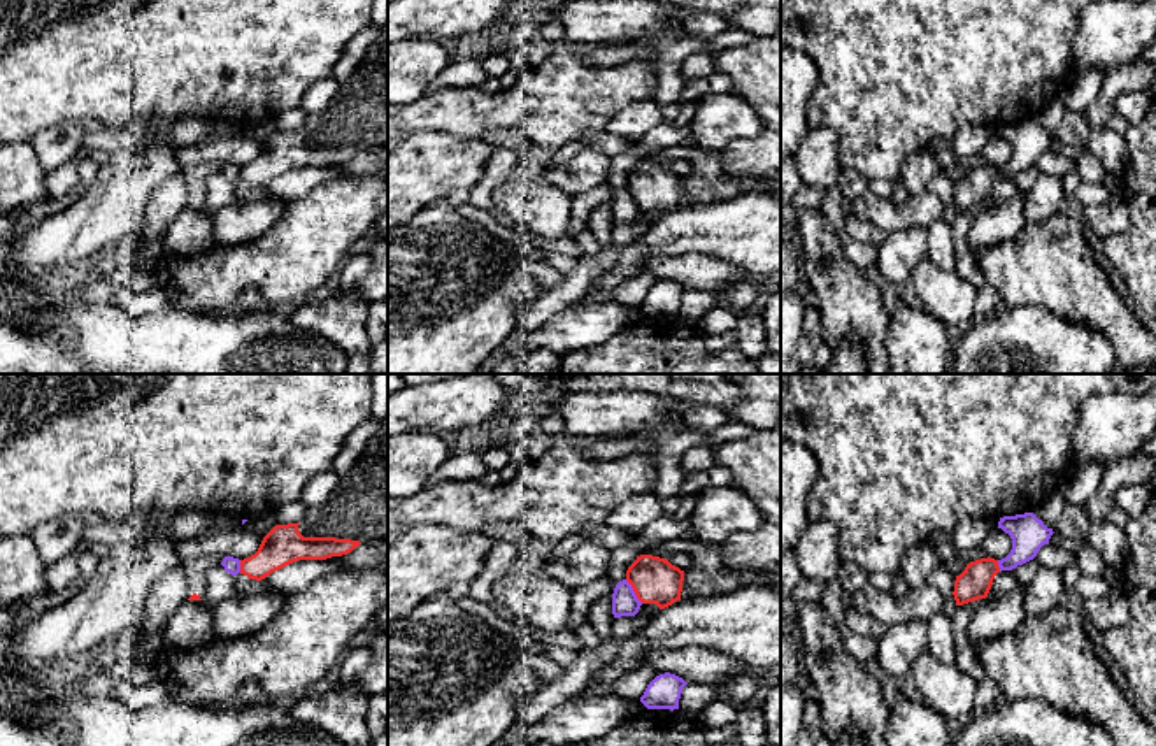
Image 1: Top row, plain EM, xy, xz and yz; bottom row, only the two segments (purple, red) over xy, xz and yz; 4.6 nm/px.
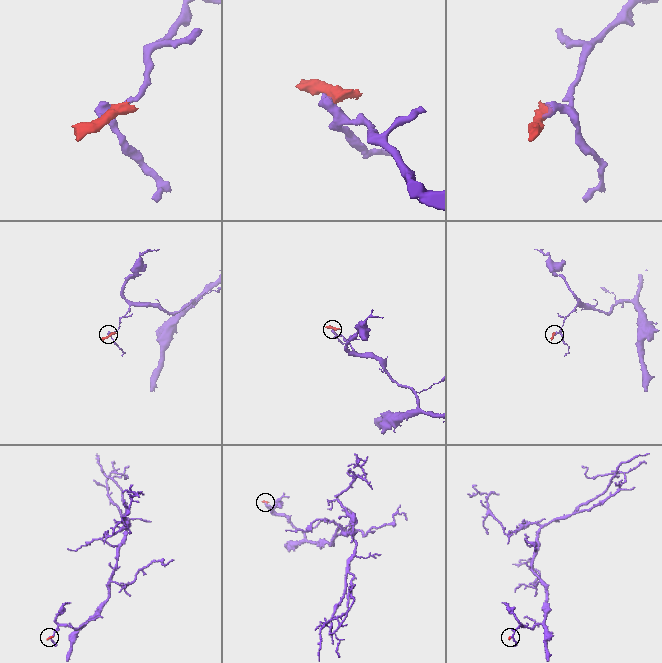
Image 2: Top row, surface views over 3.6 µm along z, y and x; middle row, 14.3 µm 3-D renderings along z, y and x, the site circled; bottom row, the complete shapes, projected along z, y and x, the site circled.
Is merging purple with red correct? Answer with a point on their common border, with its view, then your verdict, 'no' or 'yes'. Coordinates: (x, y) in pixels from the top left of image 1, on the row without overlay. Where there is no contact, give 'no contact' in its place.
contact xz (634, 199); no

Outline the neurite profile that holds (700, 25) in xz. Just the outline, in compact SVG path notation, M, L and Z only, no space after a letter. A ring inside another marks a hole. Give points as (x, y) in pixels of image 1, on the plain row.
M681 9L677 21L681 30L688 37L695 37L707 42L730 28L730 23L724 14L717 12L695 12Z

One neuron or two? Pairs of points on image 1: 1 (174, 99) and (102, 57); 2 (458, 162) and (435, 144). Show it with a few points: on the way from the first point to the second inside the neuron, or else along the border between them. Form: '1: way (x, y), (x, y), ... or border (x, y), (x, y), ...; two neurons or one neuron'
1: way (156, 81), (132, 57), (120, 57); one neuron
2: way (453, 162), (441, 150); one neuron

